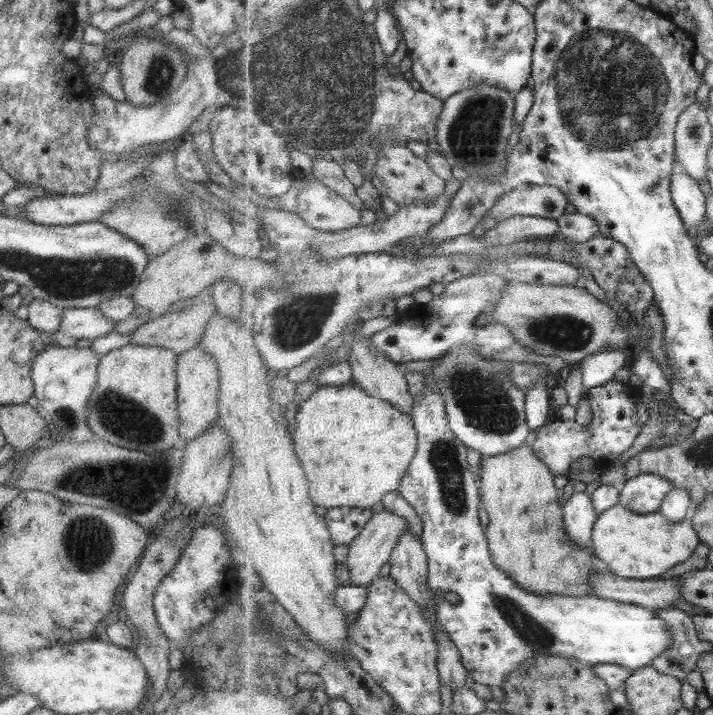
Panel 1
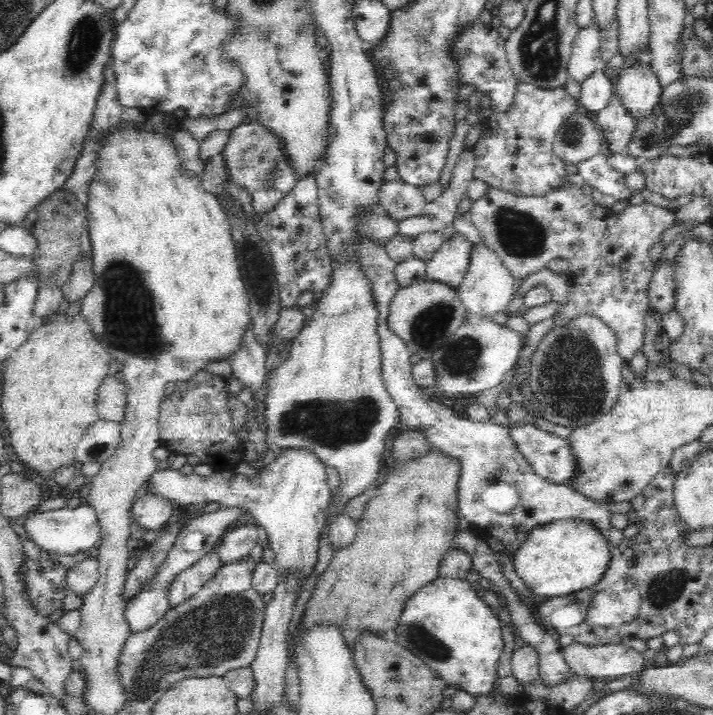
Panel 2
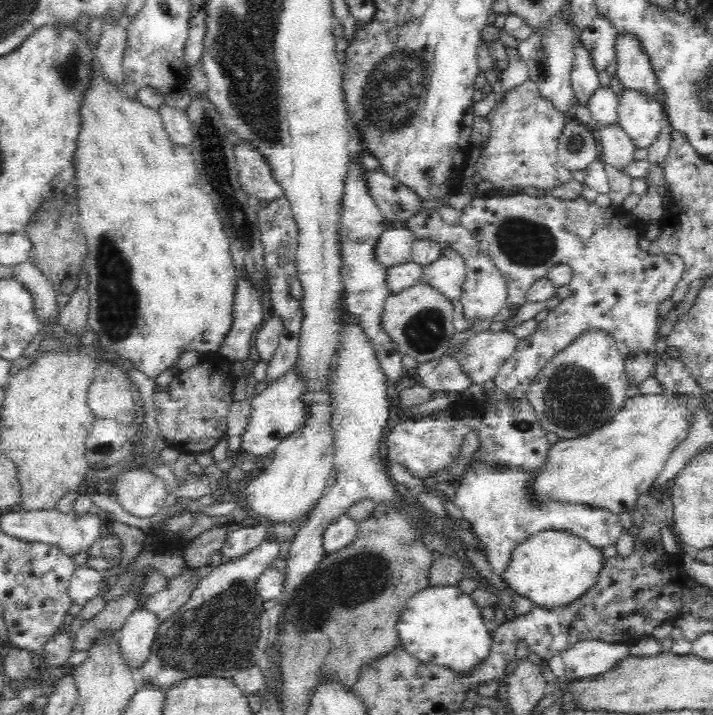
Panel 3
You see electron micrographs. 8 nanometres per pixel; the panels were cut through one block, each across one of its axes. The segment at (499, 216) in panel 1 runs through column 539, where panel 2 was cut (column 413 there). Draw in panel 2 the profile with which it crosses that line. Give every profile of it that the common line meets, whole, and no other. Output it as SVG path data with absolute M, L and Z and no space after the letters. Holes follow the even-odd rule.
M402 180L384 182L377 200L386 214L398 221L405 217L420 216L427 203L421 187Z

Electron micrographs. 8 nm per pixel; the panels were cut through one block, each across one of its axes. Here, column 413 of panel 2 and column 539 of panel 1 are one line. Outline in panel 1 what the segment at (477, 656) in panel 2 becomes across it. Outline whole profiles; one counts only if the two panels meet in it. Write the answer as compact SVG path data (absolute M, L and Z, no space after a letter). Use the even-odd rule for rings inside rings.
M425 380L421 395L414 400L412 419L418 430L418 453L413 457L398 491L415 507L424 525L421 540L428 554L428 581L435 593L439 628L445 629L459 647L463 664L475 683L501 688L507 677L523 665L523 661L541 654L575 658L590 665L619 664L634 672L652 666L651 662L663 654L663 650L669 650L673 644L673 633L667 627L667 621L654 610L627 602L599 600L595 594L581 597L533 594L523 590L523 586L501 570L495 564L487 533L479 520L479 510L483 509L480 478L471 469L469 447L451 430L445 401L441 394L436 394L434 382Z

